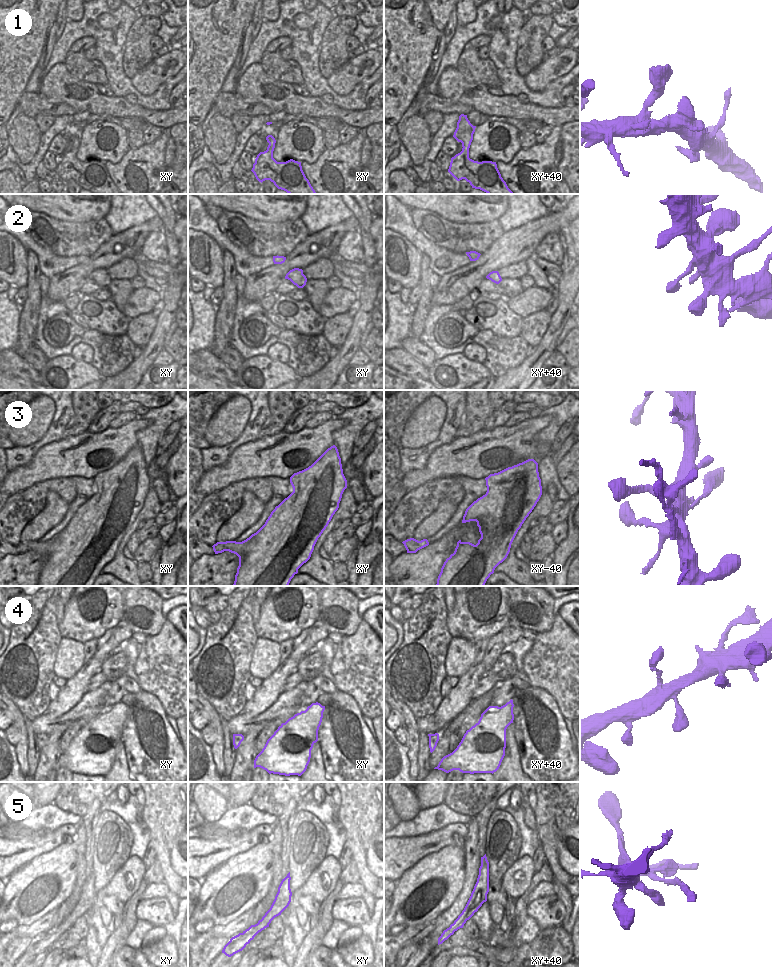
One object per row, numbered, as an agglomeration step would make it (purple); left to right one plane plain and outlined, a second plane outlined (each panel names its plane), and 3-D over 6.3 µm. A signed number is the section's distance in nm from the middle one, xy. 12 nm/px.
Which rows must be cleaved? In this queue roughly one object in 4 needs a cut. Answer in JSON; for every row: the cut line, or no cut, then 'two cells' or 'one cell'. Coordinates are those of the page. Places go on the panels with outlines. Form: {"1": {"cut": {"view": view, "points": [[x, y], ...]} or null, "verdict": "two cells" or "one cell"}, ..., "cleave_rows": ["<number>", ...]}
{"1": {"cut": null, "verdict": "one cell"}, "2": {"cut": null, "verdict": "one cell"}, "3": {"cut": {"view": "xy", "points": [[231, 541], [223, 550]]}, "verdict": "two cells"}, "4": {"cut": null, "verdict": "one cell"}, "5": {"cut": {"view": "xy", "points": [[243, 932], [255, 935]]}, "verdict": "two cells"}, "cleave_rows": ["3", "5"]}

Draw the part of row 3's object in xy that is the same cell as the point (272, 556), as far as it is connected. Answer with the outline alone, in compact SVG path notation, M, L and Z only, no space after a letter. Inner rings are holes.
M331 446L311 466L294 473L290 477L290 483L293 492L275 507L265 524L256 533L242 542L231 541L224 546L224 551L239 557L233 586L288 586L294 575L298 573L298 569L310 559L318 538L338 510L342 494L347 488L337 447Z

